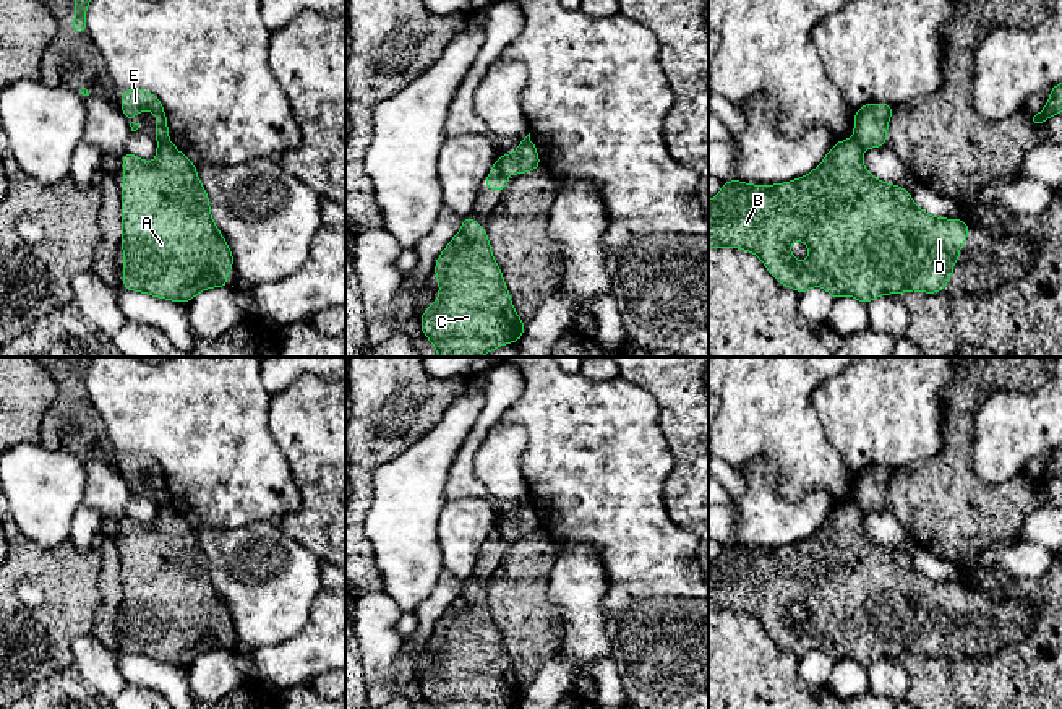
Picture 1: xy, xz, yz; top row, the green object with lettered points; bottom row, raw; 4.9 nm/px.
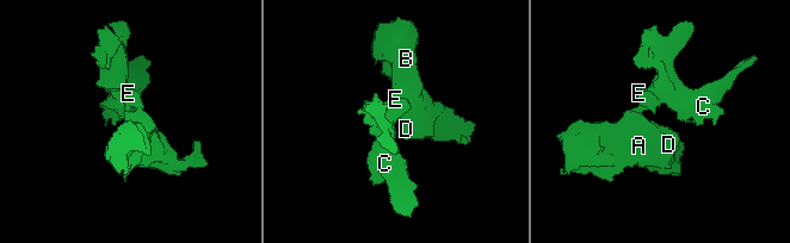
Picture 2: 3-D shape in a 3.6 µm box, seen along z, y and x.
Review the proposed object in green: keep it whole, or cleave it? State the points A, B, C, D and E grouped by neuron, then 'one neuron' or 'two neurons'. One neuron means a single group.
groups A B D / C E; two neurons

